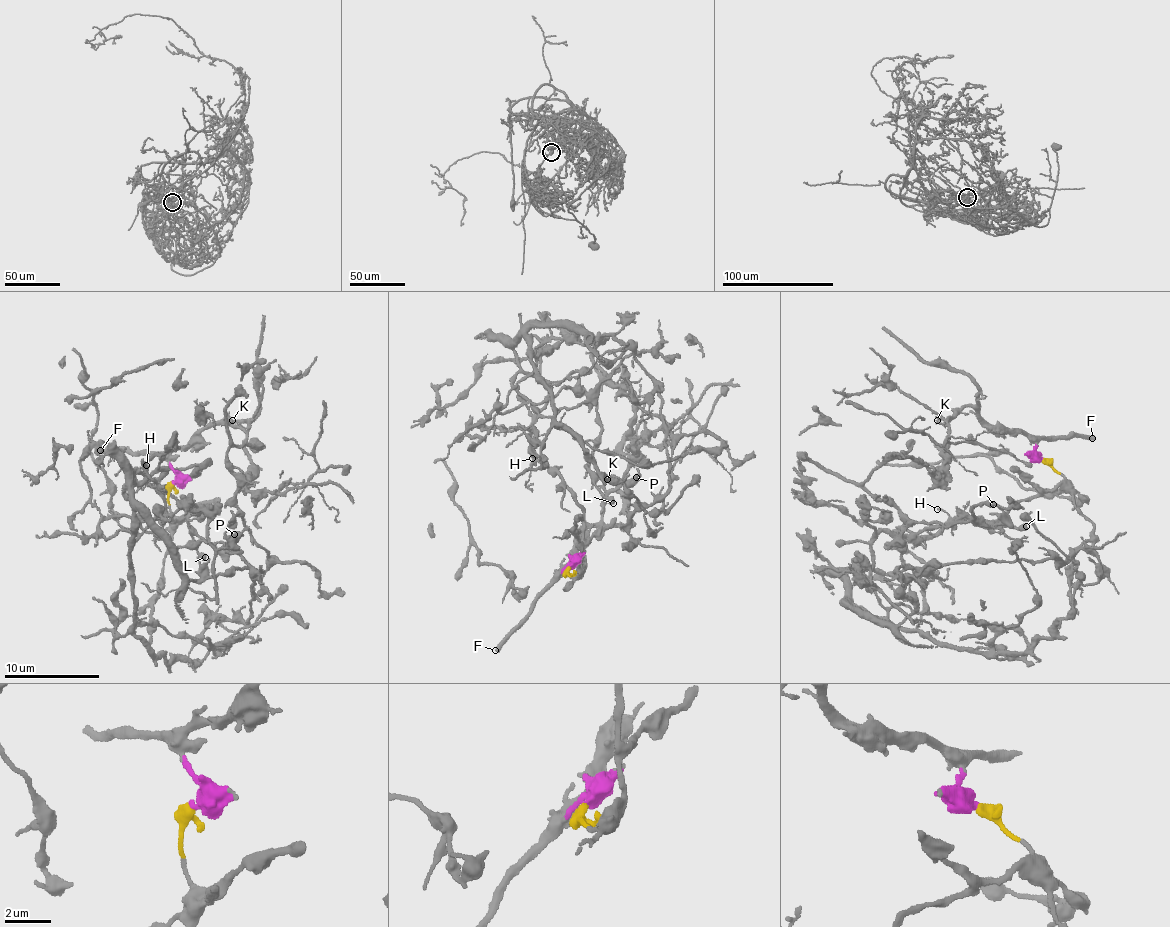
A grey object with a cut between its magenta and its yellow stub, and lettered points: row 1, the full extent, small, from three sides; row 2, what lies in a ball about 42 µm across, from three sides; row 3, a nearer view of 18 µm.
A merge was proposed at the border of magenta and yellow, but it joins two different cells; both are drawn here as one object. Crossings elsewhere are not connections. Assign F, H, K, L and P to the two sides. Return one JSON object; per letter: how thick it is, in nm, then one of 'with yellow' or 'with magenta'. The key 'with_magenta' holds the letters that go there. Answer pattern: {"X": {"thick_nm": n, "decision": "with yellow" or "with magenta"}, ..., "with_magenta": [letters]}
{"F": {"thick_nm": 360, "decision": "with magenta"}, "H": {"thick_nm": 130, "decision": "with yellow"}, "K": {"thick_nm": 170, "decision": "with magenta"}, "L": {"thick_nm": 480, "decision": "with yellow"}, "P": {"thick_nm": 170, "decision": "with yellow"}, "with_magenta": ["F", "K"]}

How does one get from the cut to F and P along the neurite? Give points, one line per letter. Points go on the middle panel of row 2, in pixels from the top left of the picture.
F: (569, 569), (566, 566), (536, 600), (531, 613), (495, 650)
P: (569, 569), (584, 513), (531, 448), (548, 387), (516, 375), (537, 406), (584, 391), (586, 467), (636, 476)

